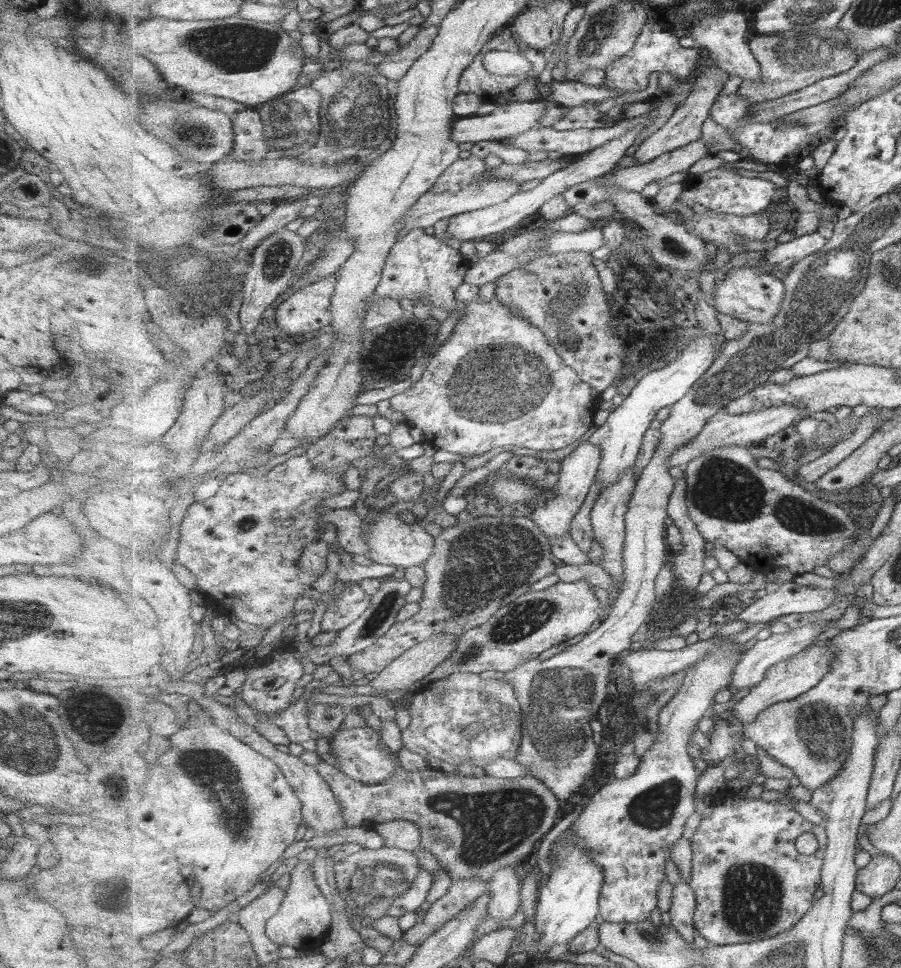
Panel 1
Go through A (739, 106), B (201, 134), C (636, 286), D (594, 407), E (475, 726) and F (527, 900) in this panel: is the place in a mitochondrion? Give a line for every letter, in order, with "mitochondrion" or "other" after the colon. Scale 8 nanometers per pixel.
A: other
B: mitochondrion
C: other
D: other
E: mitochondrion
F: other

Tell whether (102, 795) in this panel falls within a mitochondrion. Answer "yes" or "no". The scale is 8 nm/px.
no

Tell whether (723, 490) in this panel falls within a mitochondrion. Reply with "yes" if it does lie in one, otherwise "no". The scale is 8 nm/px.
yes

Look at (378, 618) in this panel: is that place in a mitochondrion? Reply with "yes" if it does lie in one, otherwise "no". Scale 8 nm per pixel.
yes

